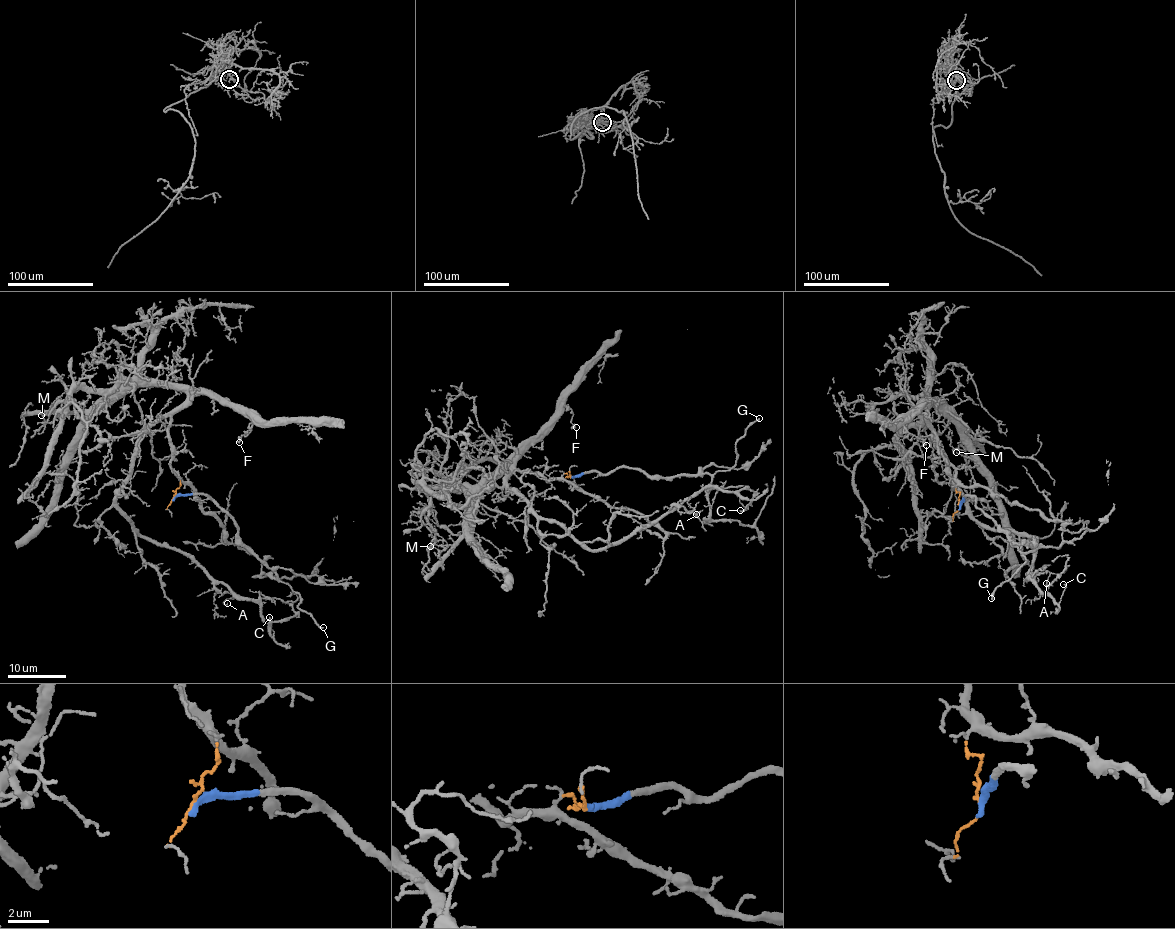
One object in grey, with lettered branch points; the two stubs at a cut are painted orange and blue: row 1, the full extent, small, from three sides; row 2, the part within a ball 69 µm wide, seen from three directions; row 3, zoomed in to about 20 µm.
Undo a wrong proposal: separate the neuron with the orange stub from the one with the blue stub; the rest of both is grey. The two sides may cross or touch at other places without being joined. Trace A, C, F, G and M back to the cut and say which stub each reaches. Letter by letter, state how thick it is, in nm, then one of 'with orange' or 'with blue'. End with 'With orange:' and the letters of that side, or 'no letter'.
A: 100 nm thick; with orange
C: 150 nm thick; with orange
F: 160 nm thick; with orange
G: 200 nm thick; with blue
M: 90 nm thick; with orange
With orange: A, C, F, M

